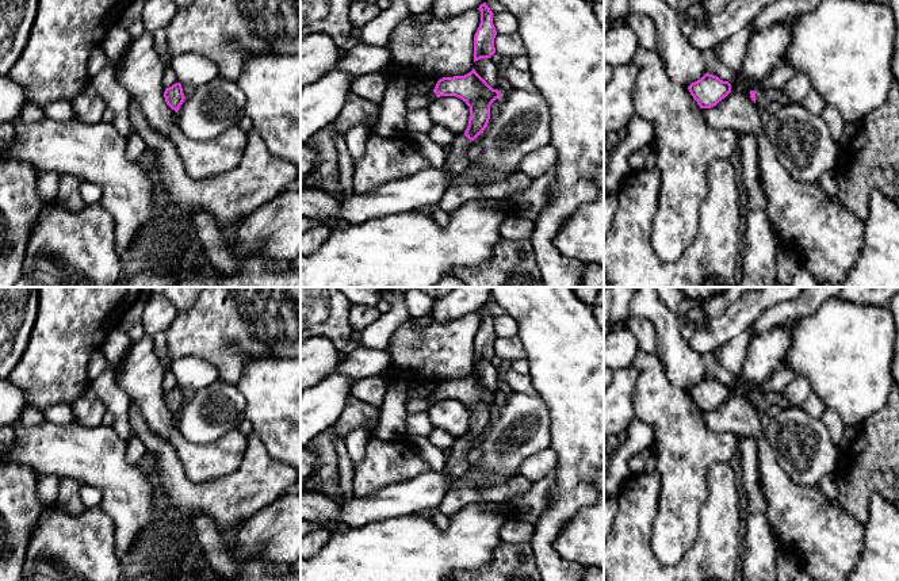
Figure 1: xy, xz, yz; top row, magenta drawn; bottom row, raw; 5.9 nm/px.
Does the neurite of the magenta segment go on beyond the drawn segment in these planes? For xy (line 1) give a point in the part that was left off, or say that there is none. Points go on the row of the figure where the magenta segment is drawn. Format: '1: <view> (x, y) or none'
1: none

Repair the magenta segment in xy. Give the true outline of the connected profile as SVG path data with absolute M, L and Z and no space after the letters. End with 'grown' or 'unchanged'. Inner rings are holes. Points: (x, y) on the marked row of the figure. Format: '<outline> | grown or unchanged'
M176 83L172 87L167 88L164 92L164 98L167 104L177 112L185 99L181 84Z | unchanged

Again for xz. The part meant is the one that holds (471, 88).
M473 68L464 76L443 77L437 81L433 92L440 96L456 96L470 107L470 119L466 131L456 137L447 153L443 169L456 176L471 164L467 150L473 141L483 133L490 119L491 103L501 98L498 89L493 89Z | grown

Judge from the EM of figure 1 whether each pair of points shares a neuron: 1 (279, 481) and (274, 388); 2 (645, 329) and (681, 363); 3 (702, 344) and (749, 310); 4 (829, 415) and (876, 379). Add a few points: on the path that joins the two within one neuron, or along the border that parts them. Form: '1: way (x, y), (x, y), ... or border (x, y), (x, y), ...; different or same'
1: border (256, 436), (272, 457), (286, 465); different
2: border (630, 317), (645, 317), (653, 324), (655, 352); different
3: way (714, 336), (737, 318); same
4: border (826, 406), (846, 425); different

